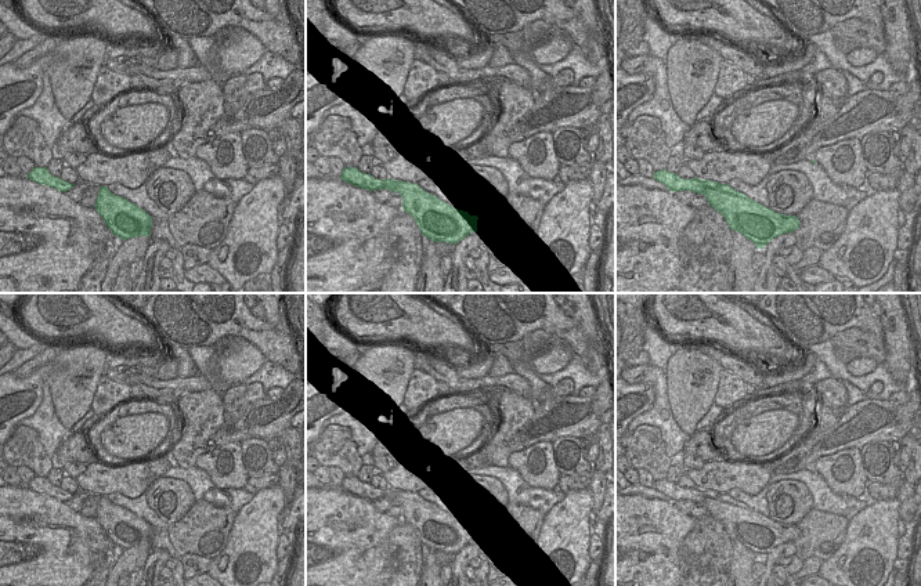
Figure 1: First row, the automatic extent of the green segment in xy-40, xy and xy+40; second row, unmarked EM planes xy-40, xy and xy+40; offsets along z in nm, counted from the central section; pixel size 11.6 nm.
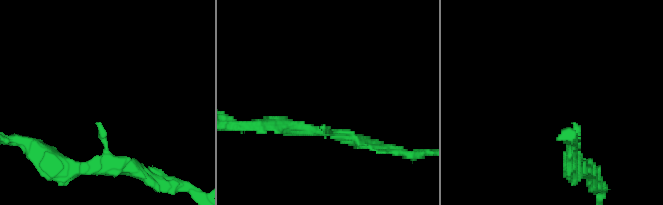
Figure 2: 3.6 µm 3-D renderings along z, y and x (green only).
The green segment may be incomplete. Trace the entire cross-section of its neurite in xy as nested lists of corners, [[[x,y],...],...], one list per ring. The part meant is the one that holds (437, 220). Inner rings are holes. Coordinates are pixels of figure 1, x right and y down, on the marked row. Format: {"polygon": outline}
{"polygon": [[[344,167],[340,178],[362,189],[389,189],[402,198],[402,210],[413,217],[423,236],[431,242],[456,245],[472,232],[477,232],[477,216],[458,210],[437,196],[426,192],[418,184],[378,180],[361,173],[357,167]]]}

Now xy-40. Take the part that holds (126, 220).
{"polygon": [[[100,187],[94,207],[122,240],[151,235],[152,217],[127,199],[113,195],[108,187]]]}

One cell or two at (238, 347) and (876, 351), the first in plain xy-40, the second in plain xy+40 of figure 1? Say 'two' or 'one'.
two

